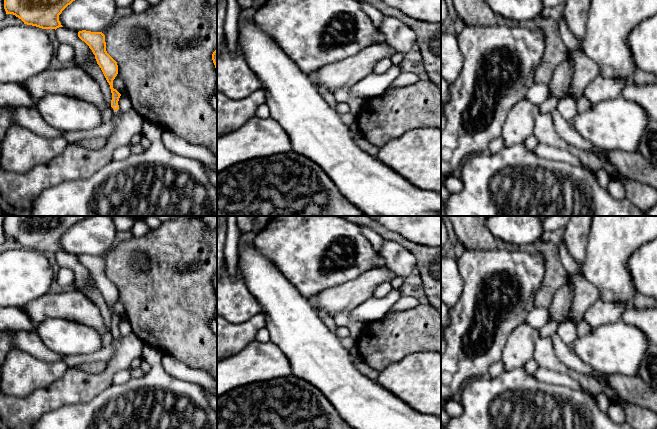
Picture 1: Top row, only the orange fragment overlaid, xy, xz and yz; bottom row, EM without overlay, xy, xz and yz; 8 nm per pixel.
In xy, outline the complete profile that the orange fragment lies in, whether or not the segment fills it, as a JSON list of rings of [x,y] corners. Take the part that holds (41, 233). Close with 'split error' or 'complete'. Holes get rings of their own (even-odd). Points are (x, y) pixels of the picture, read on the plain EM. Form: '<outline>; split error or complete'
[[[5,216],[4,233],[24,248],[42,253],[63,251],[59,239],[73,225],[93,216]]]; complete

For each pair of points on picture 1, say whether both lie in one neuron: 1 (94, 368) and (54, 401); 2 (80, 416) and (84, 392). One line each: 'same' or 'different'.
1: different
2: different

